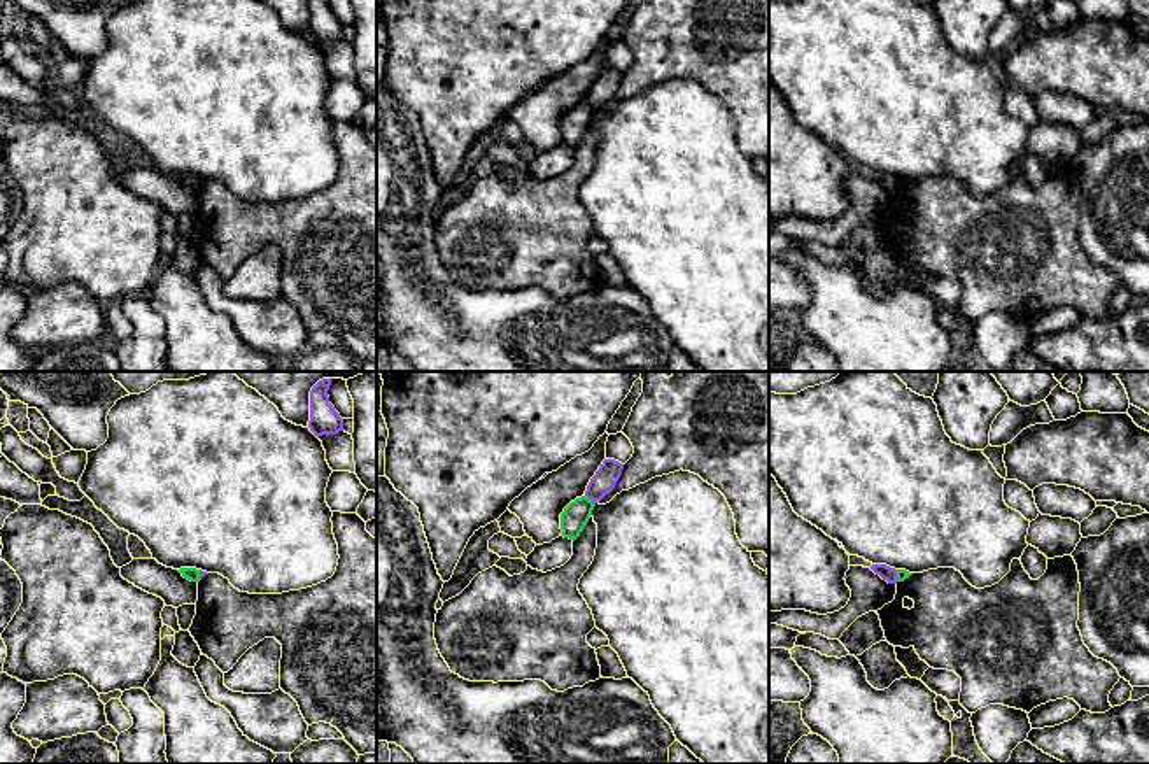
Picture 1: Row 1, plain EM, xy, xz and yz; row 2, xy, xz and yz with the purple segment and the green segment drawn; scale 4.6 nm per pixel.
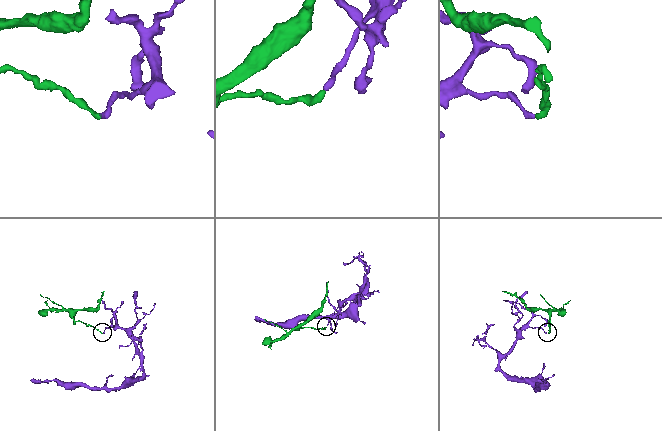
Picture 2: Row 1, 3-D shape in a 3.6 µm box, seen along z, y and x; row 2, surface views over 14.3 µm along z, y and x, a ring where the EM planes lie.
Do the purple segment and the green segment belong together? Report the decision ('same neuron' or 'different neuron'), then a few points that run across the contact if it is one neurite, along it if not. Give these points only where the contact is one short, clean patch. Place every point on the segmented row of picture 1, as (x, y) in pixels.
different neuron | xz (585, 495), (594, 503)

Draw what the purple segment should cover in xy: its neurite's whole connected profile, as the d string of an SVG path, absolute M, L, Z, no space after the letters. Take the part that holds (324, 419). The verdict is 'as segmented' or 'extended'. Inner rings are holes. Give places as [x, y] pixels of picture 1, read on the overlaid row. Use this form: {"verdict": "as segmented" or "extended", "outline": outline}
{"verdict": "as segmented", "outline": "M331 378L319 380L310 391L310 431L319 438L322 435L336 435L343 431L343 419L329 403Z"}

